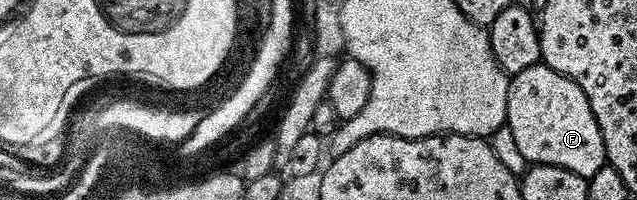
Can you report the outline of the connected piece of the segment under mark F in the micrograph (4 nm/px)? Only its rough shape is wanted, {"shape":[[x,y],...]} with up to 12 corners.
{"shape":[[510,76],[505,127],[527,165],[589,178],[607,163],[570,76]]}

